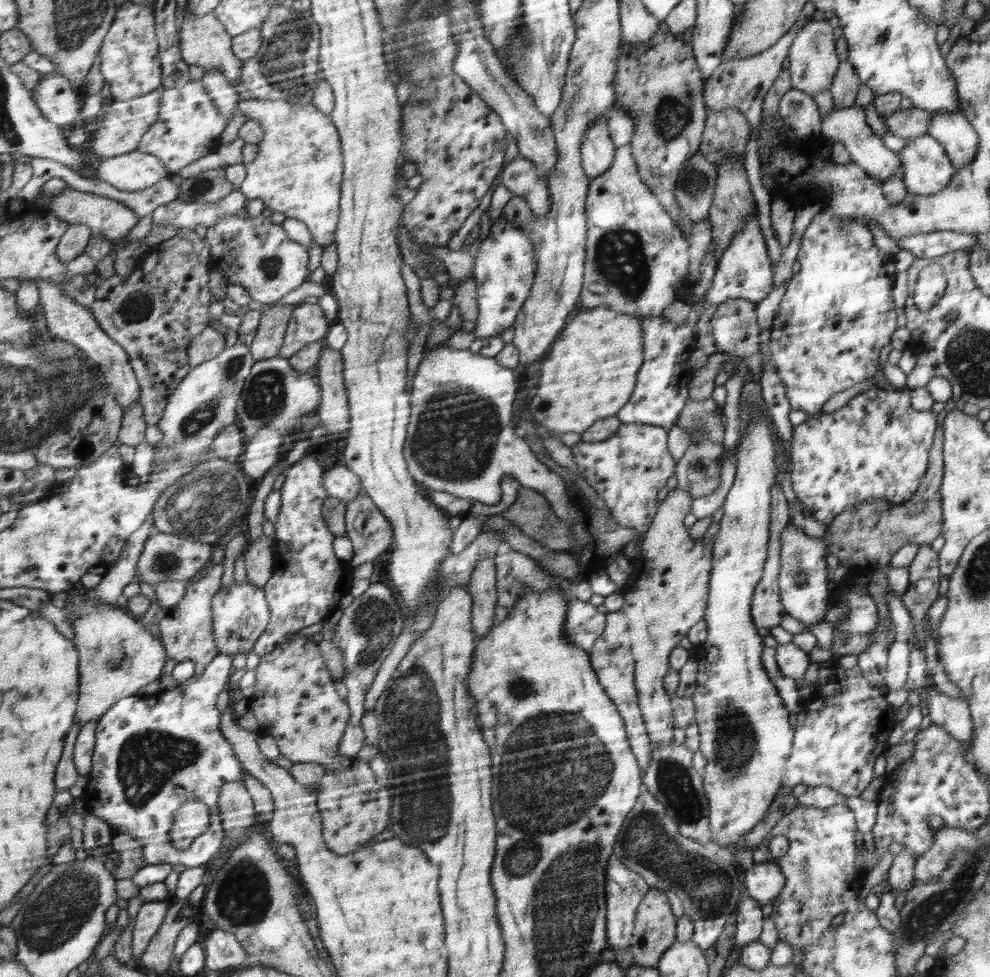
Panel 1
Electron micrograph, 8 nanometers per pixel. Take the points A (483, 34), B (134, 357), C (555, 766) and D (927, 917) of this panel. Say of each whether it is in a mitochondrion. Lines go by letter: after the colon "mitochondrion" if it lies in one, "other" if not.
A: other
B: other
C: mitochondrion
D: mitochondrion

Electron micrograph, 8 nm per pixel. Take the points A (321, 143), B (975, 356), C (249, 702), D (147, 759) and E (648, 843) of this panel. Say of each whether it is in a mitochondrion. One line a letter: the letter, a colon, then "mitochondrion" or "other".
A: other
B: mitochondrion
C: other
D: mitochondrion
E: mitochondrion

